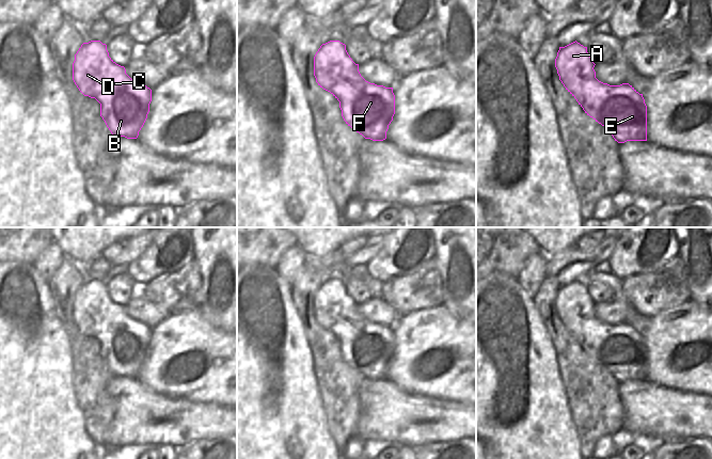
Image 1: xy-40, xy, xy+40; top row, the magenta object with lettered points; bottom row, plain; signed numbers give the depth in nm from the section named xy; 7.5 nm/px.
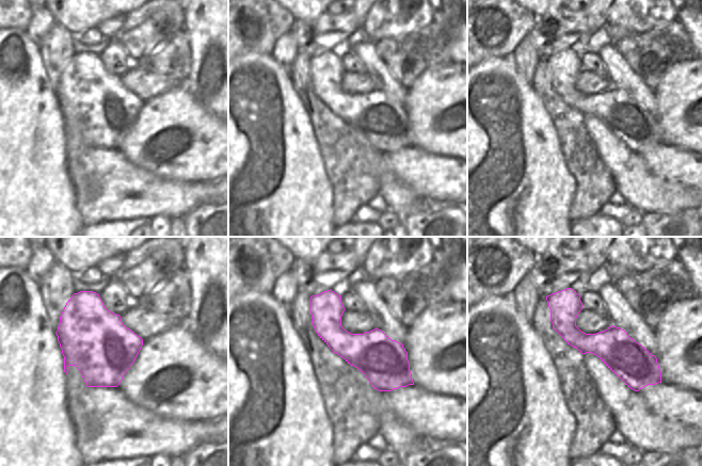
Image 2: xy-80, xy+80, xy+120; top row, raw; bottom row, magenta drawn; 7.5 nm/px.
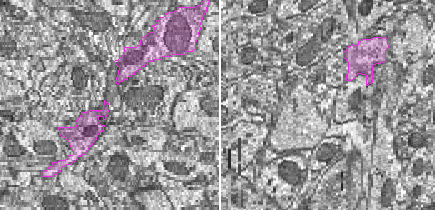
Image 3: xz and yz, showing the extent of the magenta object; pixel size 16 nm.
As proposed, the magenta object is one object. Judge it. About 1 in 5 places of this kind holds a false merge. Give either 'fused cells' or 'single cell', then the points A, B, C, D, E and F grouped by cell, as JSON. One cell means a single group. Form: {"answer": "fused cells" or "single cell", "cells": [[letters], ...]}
{"answer": "single cell", "cells": [["A", "B", "C", "D", "E", "F"]]}

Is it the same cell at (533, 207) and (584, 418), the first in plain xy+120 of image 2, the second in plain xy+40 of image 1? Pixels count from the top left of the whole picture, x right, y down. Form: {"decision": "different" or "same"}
{"decision": "different"}

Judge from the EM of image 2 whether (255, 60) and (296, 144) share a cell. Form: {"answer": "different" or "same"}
{"answer": "same"}

